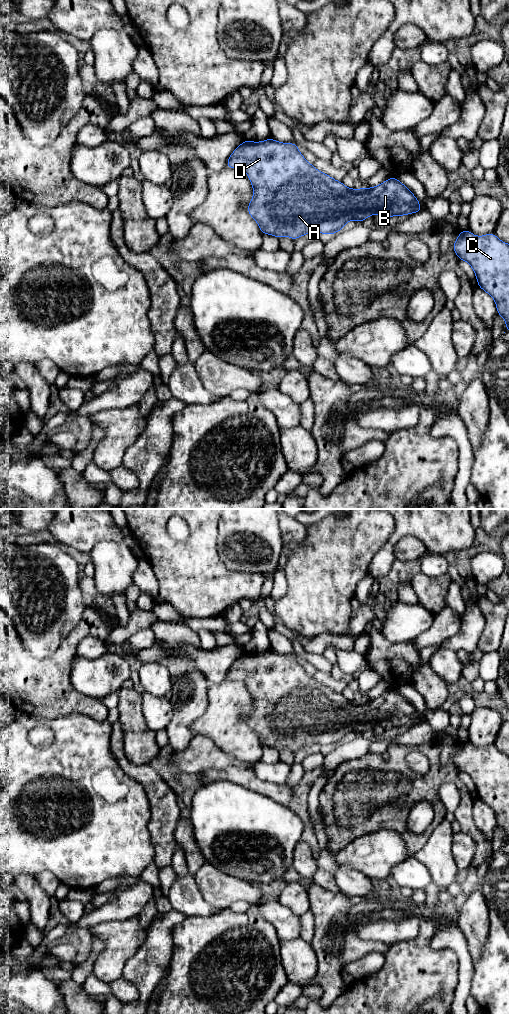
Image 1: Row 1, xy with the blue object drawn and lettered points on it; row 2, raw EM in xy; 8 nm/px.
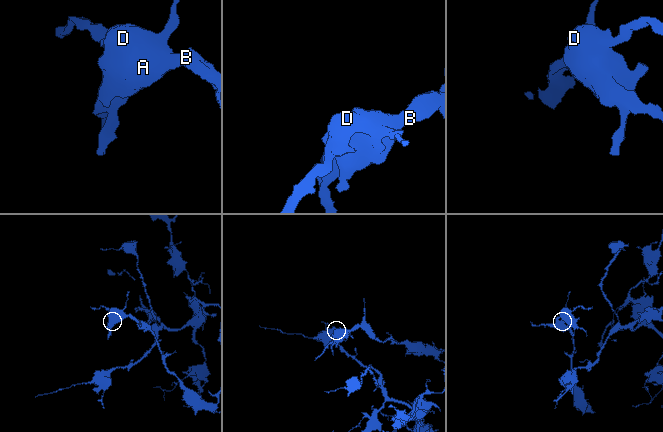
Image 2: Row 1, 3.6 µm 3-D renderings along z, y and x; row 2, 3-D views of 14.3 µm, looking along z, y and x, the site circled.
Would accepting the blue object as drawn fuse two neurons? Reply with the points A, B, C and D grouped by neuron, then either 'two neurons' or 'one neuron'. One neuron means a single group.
A B C D | one neuron

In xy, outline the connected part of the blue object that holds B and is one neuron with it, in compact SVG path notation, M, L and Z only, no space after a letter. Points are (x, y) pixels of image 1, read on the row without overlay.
M271 649L260 654L244 651L229 668L226 678L247 685L253 698L248 726L258 735L263 747L270 746L278 751L288 748L296 752L312 744L334 747L350 732L362 734L374 726L389 730L423 722L419 712L396 689L372 700L347 700L308 675L296 655L282 655Z

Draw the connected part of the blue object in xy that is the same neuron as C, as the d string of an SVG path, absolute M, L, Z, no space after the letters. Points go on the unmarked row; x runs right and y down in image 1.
M468 741L462 742L453 755L454 765L465 772L474 782L478 799L495 812L497 826L504 830L509 843L509 756L501 753L494 745L475 748Z

